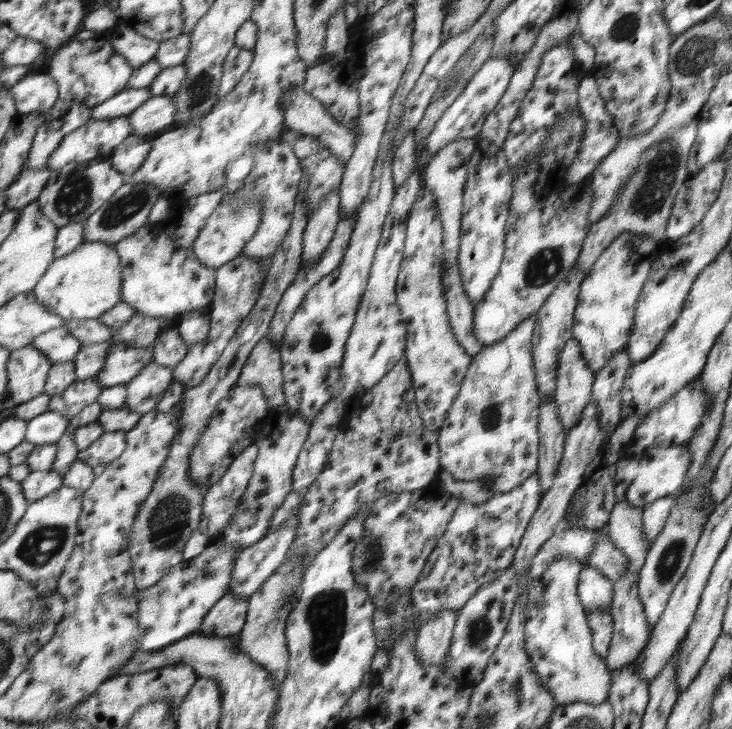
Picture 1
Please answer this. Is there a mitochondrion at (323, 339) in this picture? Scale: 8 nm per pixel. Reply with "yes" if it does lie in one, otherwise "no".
yes

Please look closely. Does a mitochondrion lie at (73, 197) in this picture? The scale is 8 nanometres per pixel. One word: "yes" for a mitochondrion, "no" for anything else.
yes

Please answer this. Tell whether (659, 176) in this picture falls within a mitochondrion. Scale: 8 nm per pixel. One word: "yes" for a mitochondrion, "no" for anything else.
yes

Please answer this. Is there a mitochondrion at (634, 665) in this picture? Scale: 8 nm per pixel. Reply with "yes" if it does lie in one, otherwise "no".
no

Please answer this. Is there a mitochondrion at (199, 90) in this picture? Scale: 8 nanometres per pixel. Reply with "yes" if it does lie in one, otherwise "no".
yes

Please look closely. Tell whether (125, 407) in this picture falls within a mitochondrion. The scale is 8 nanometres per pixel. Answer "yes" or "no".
no

